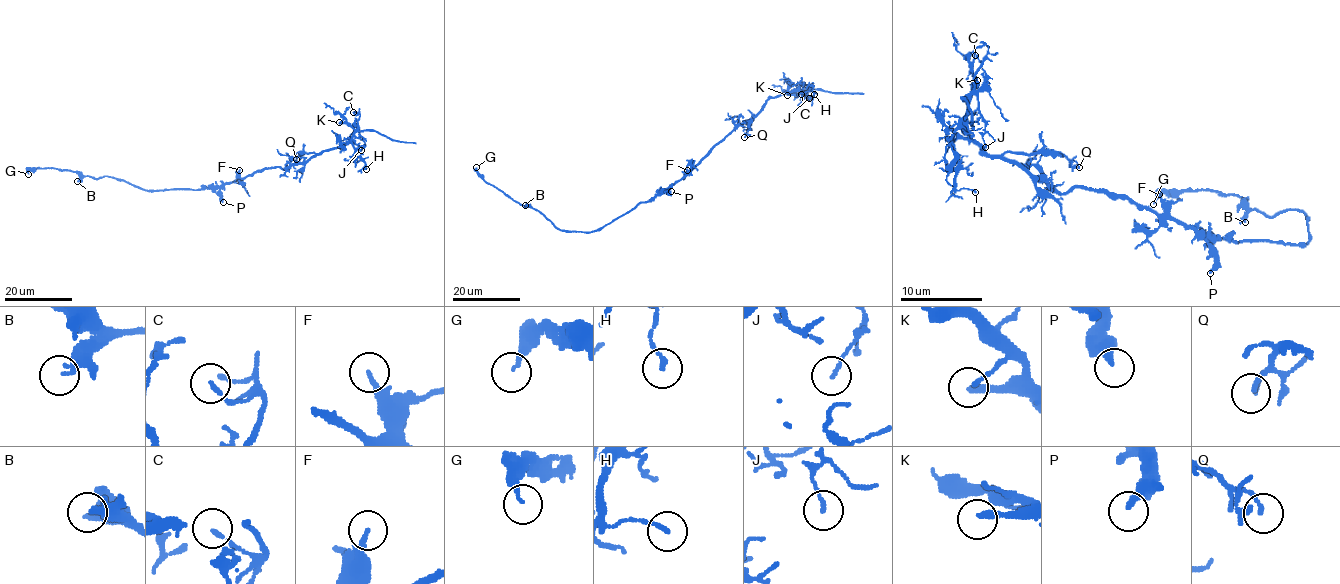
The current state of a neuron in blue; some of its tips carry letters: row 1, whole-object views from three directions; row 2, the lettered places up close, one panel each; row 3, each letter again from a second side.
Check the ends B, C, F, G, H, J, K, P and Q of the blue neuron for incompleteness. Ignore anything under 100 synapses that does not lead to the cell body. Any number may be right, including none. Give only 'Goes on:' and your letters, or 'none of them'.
Goes on: none of them

